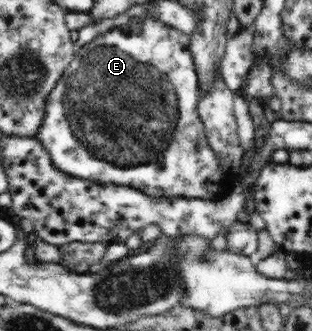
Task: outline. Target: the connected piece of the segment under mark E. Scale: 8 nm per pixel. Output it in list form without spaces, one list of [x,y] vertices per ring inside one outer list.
[[[132,17],[129,21],[126,31],[122,28],[113,28],[105,31],[99,37],[83,47],[76,48],[76,55],[68,67],[63,71],[55,86],[47,95],[46,115],[43,115],[42,125],[37,129],[37,141],[41,143],[42,150],[49,155],[51,165],[71,177],[77,179],[87,179],[99,185],[128,185],[134,190],[140,190],[151,198],[186,198],[186,199],[205,199],[205,201],[216,202],[223,199],[226,193],[234,187],[230,183],[236,181],[236,177],[232,175],[232,171],[226,171],[222,166],[222,158],[218,158],[214,147],[208,143],[205,125],[201,121],[199,112],[197,111],[197,95],[198,91],[198,75],[195,72],[195,65],[190,48],[190,36],[162,24],[156,18],[148,17]]]

